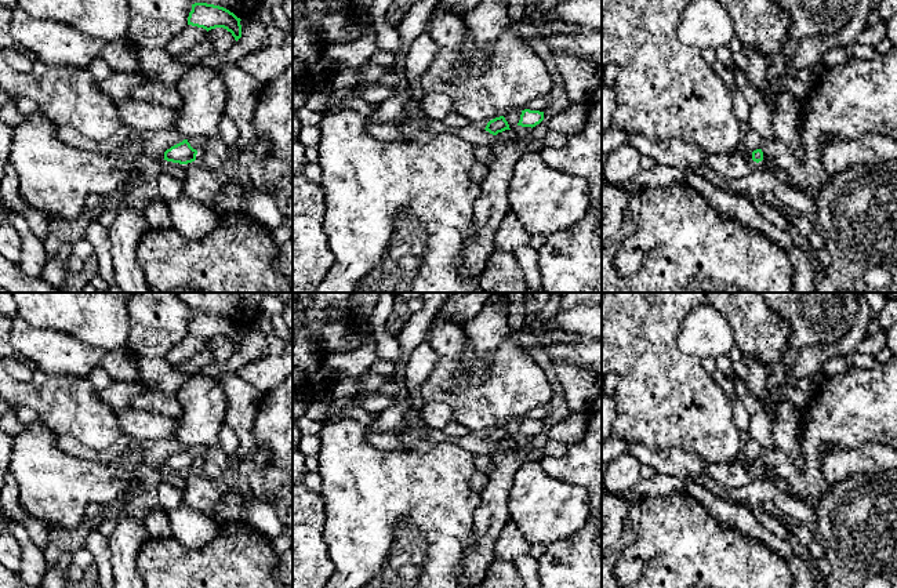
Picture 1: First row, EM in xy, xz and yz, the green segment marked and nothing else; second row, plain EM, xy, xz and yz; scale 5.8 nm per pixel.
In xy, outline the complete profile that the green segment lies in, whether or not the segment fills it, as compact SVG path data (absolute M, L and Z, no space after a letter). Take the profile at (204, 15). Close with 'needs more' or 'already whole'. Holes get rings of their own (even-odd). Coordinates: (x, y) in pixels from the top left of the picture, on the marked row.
M207 3L192 4L192 11L188 17L188 25L203 28L207 32L215 28L224 28L232 33L236 41L242 37L240 21L229 10Z; already whole

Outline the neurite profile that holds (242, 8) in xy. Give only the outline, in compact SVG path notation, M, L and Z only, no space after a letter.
M190 0L195 3L207 3L224 7L240 19L257 18L257 10L261 0Z

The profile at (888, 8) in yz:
M882 0L879 6L880 19L889 22L889 19L897 14L897 0Z

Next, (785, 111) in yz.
M774 92L770 116L774 135L785 142L800 159L805 157L798 134L798 121L802 112L803 108L799 106L798 97L791 92Z

